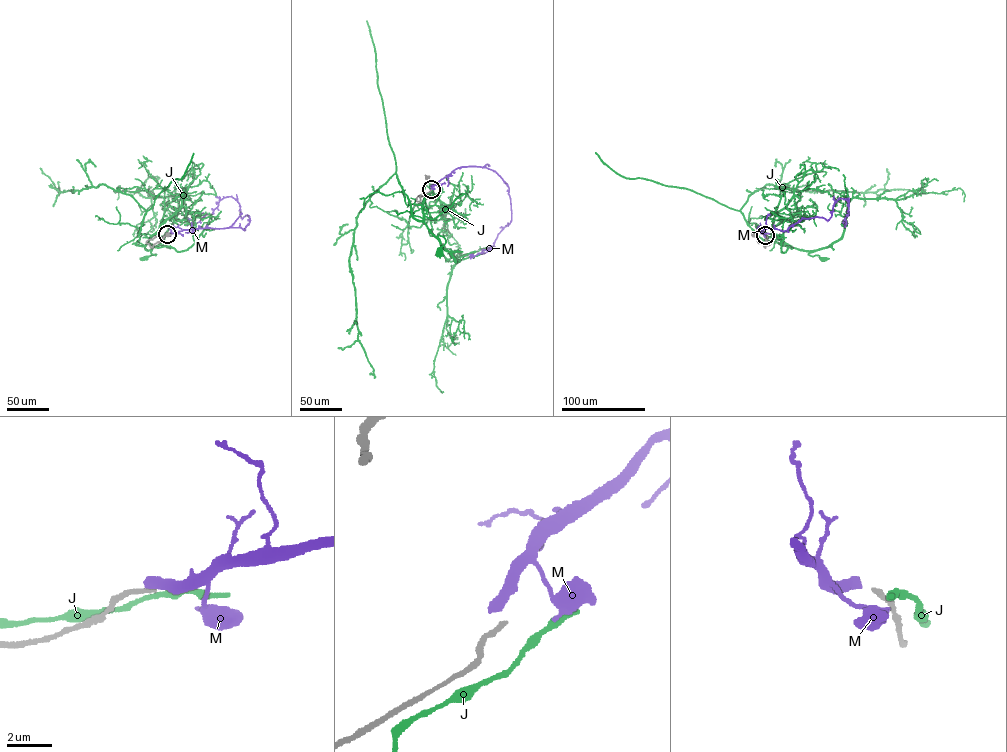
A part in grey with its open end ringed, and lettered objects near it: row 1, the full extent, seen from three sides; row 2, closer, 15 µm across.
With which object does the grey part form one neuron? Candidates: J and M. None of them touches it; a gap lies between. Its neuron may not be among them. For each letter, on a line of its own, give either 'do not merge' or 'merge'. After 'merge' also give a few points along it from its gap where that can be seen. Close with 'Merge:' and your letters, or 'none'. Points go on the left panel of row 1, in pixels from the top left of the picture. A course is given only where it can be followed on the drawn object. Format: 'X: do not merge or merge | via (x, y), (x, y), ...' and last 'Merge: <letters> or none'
J: do not merge
M: do not merge
Merge: none

